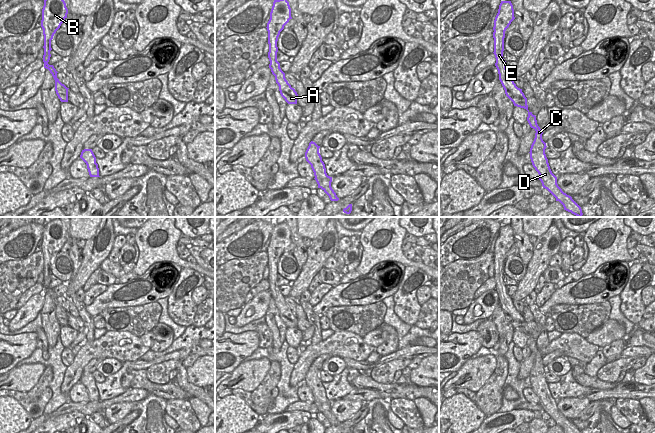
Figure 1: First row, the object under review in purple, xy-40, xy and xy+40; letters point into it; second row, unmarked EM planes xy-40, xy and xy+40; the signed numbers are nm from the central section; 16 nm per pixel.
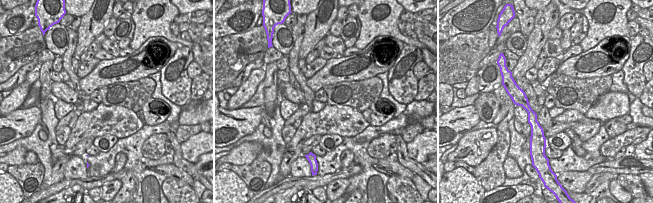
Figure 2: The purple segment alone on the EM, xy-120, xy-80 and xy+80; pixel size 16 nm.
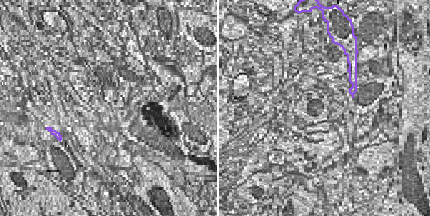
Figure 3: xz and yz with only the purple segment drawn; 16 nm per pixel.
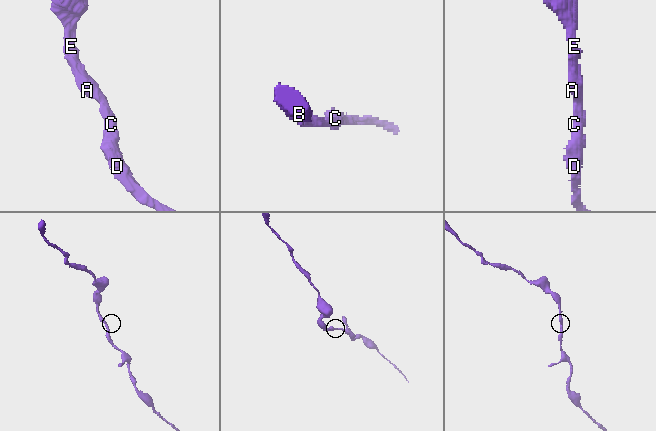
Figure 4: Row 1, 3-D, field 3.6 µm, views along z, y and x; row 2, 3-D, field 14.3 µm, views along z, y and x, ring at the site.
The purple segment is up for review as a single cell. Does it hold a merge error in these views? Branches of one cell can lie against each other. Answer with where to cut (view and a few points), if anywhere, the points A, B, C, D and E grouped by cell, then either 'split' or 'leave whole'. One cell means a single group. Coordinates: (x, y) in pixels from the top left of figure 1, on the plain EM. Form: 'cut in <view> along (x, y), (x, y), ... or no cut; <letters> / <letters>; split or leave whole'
no cut; A B C D E; leave whole

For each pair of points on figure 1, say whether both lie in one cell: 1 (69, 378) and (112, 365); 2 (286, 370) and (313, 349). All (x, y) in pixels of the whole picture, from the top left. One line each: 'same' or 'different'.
1: different
2: different

